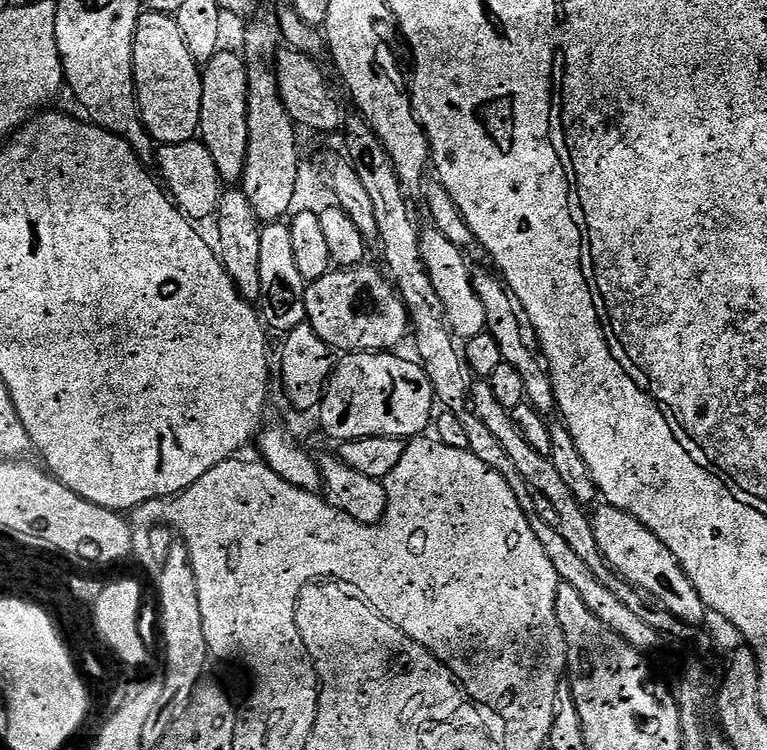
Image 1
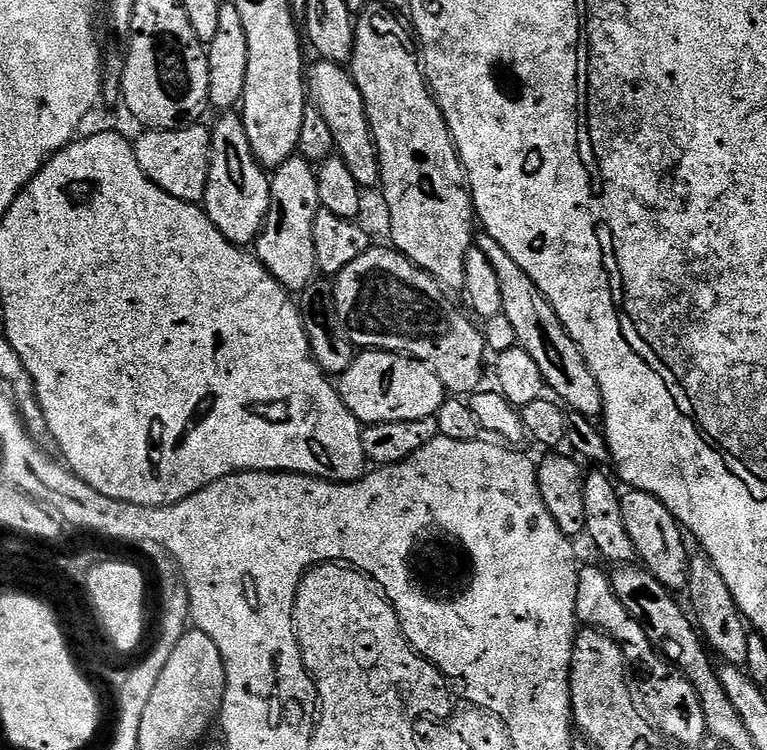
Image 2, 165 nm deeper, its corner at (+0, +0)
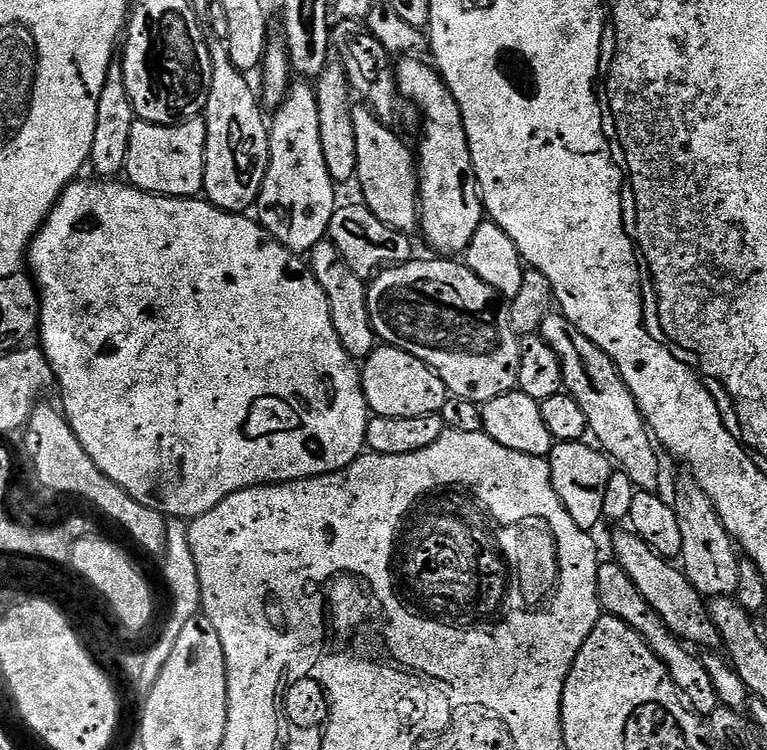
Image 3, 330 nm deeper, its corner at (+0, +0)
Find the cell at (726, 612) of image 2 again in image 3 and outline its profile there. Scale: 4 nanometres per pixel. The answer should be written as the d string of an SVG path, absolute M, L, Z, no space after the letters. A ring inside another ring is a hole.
M691 474L683 475L677 478L676 497L670 500L676 510L678 530L682 530L682 550L678 557L682 570L705 598L735 596L741 557L734 547L732 535L722 526L722 518L718 518L718 510L714 510L714 502L710 502L706 490L702 490Z

